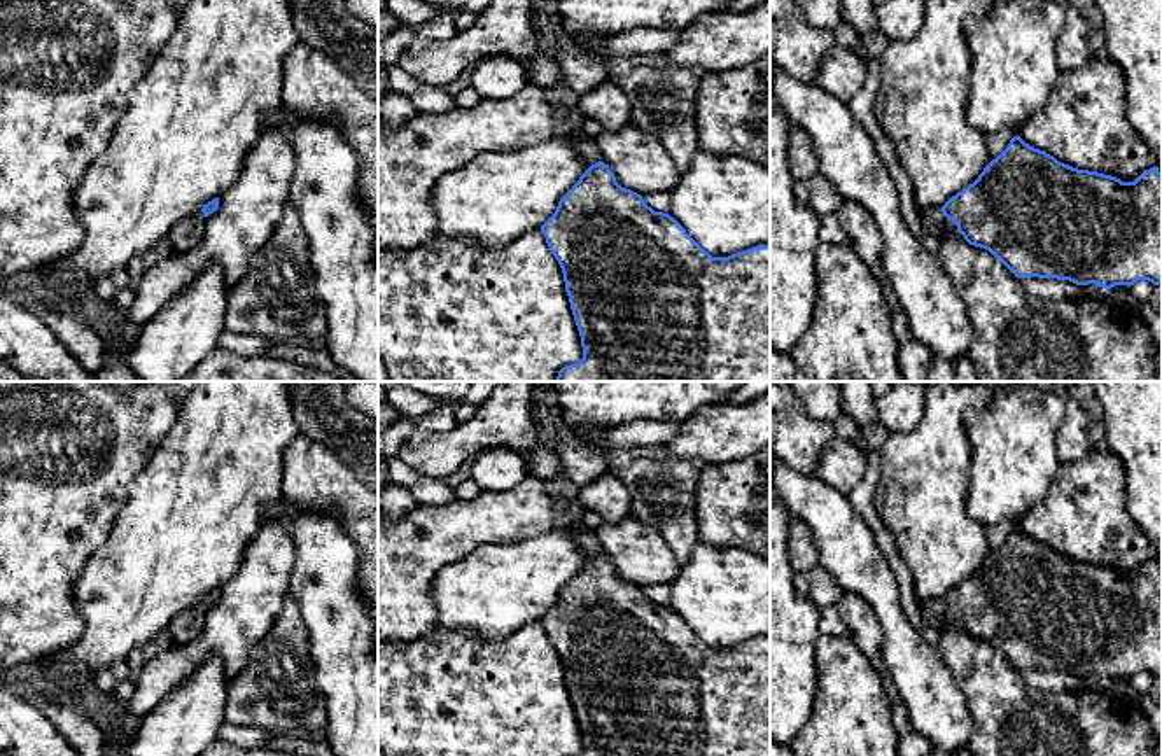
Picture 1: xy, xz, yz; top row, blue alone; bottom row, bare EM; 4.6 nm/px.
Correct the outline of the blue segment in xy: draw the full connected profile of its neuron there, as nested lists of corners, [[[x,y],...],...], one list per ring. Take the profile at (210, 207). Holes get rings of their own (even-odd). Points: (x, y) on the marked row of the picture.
[[[219,198],[203,205],[203,208],[189,217],[178,220],[168,233],[168,238],[175,248],[175,254],[186,254],[198,247],[205,231],[206,217],[219,208]]]

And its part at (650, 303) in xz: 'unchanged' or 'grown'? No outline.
grown

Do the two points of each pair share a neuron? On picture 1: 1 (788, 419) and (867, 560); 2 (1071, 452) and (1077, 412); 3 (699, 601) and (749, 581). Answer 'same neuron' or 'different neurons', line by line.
1: different neurons
2: same neuron
3: same neuron

